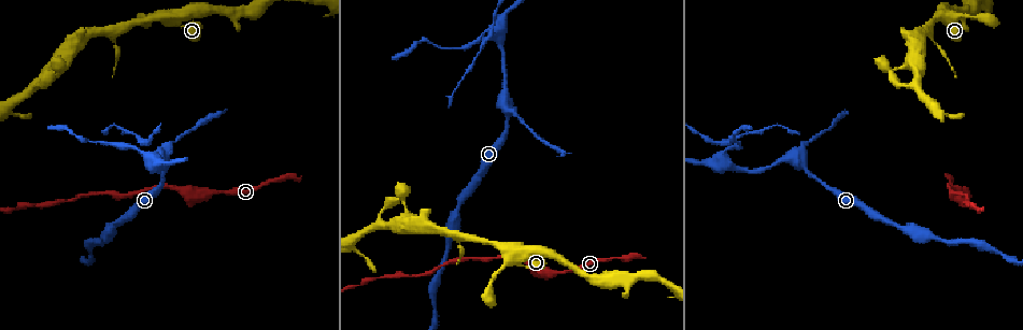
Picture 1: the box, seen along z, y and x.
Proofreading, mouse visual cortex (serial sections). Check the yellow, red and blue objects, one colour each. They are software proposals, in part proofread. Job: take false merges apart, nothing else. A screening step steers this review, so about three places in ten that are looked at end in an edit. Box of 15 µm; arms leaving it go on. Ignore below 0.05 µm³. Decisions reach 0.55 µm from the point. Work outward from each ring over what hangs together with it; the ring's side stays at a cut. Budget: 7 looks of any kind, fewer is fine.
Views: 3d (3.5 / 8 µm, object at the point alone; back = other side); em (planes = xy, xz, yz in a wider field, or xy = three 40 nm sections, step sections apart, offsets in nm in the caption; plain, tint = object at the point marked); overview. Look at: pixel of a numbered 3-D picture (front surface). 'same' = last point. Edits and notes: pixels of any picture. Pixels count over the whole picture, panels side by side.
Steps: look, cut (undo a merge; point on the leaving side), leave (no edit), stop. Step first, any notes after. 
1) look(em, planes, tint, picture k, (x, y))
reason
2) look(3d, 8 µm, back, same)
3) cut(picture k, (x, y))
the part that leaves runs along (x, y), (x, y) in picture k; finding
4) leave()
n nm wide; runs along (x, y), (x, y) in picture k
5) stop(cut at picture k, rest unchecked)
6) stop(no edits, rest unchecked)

look(3d, 8 µm, back, picture 1, (952, 21))
four or more arms meet

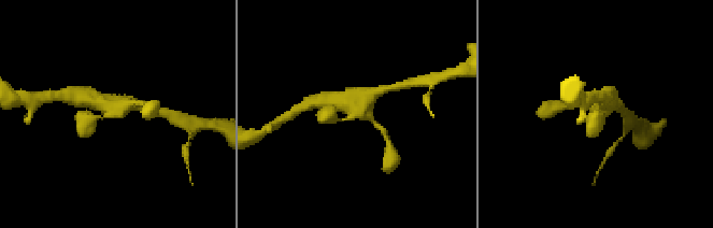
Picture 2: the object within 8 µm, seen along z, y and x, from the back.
look(3d, 3.5 µm, picture 2, (115, 110))
zoom in

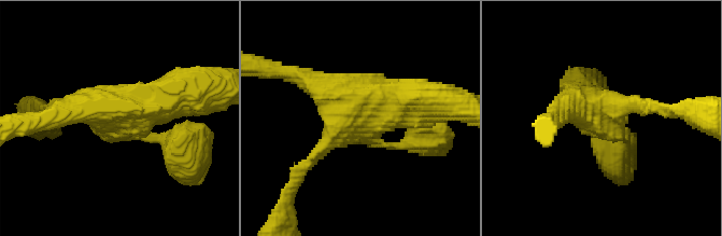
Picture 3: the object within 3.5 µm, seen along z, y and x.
look(em, xy, step 2, tint, picture 3, (357, 128))
now the EM

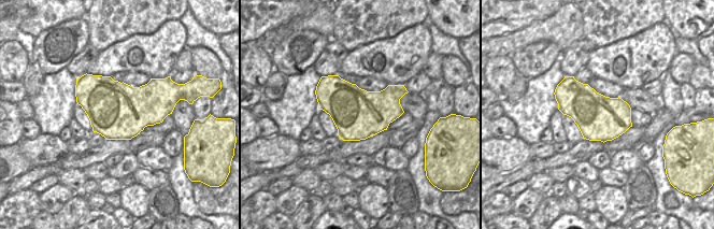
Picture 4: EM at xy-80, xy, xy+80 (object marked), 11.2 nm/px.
leave()
arms of 200, 200, 500, 600 nm; runs along (418, 138), (378, 143), (311, 83) in picture 3; continuous, no second cell

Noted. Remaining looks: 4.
look(3d, 3.5 µm, picture 1, (477, 39))
a fork

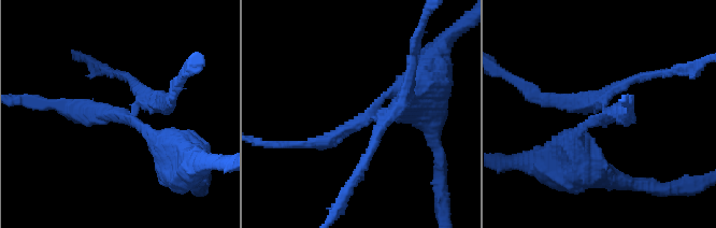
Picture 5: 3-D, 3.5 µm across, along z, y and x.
look(em, planes, tint, picture 5, (601, 119))
now the EM

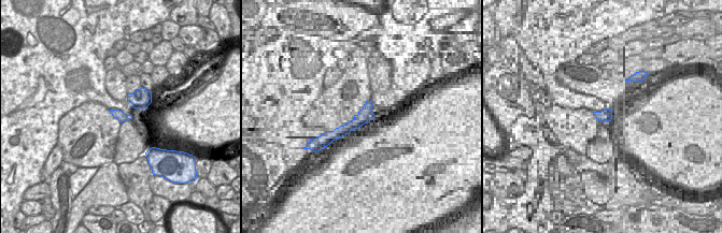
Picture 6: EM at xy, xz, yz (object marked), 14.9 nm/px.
cut(picture 5, (577, 102))
140 nm wide; the part that leaves runs along (603, 108), (540, 98), (524, 88) in picture 5; two cells meet here

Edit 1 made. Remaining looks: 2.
stop(cut at picture 5, rest unchecked)

